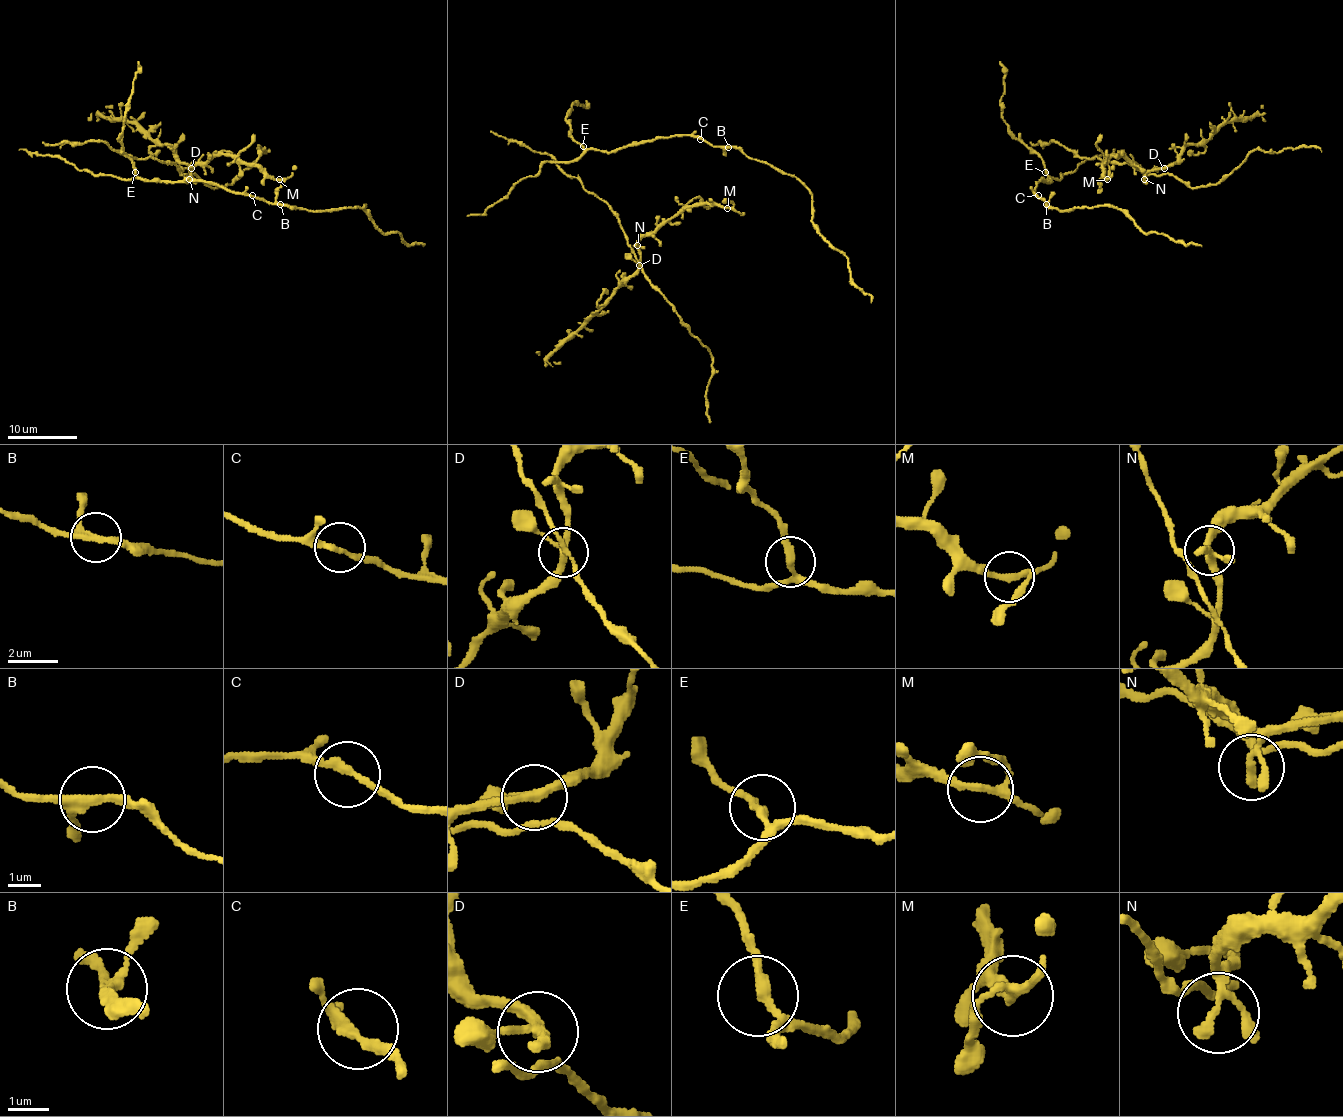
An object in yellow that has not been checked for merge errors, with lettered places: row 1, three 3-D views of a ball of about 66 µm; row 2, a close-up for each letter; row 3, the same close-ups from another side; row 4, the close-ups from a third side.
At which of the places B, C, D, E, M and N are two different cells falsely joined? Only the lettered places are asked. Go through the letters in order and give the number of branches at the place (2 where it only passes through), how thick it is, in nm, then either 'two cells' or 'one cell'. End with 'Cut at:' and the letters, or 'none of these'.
B: 3 branches meet; 240 nm thick; one cell
C: 2 branches meet; 200 nm thick; one cell
D: 3 branches meet; 200 nm thick; one cell
E: 3 branches meet; 200 nm thick; one cell
M: 3 branches meet; 200 nm thick; one cell
N: 3 branches meet; 170 nm thick; one cell
Cut at: none of these

